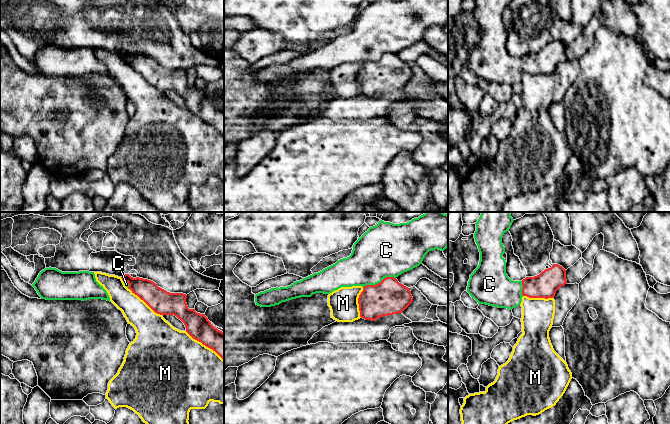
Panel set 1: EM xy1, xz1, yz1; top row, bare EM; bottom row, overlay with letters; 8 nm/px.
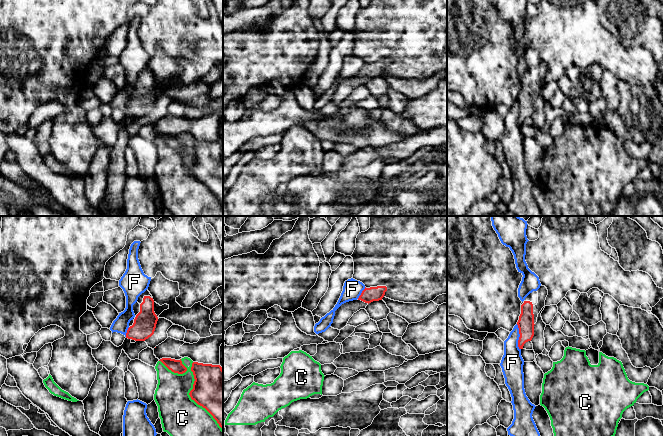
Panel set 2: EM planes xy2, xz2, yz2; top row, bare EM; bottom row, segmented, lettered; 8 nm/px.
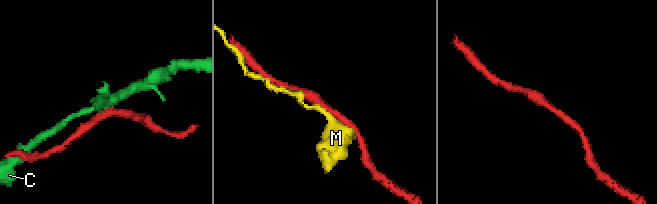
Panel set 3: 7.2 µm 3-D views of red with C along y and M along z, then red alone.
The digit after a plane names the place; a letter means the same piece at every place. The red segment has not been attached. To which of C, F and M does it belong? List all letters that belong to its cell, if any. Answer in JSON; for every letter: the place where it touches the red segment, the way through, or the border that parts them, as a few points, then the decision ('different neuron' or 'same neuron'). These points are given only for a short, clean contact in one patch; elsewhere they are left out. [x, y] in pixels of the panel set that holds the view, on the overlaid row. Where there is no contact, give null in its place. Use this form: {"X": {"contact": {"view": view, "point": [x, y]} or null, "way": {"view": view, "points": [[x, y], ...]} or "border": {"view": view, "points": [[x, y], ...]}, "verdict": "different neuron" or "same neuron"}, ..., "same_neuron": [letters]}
{"C": {"contact": {"view": "xy2", "point": [191, 398]}, "verdict": "different neuron"}, "F": {"contact": {"view": "yz2", "point": [519, 337]}, "verdict": "different neuron"}, "M": {"contact": {"view": "xy1", "point": [204, 344]}, "verdict": "different neuron"}, "same_neuron": []}

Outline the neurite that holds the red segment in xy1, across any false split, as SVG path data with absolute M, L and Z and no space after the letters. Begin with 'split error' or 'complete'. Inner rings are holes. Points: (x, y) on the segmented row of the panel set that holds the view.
complete; M129 274L121 278L124 283L129 284L128 289L155 313L176 316L184 323L186 332L193 339L215 351L224 360L224 333L215 328L205 314L188 308L186 294L167 292L151 280L133 278Z

